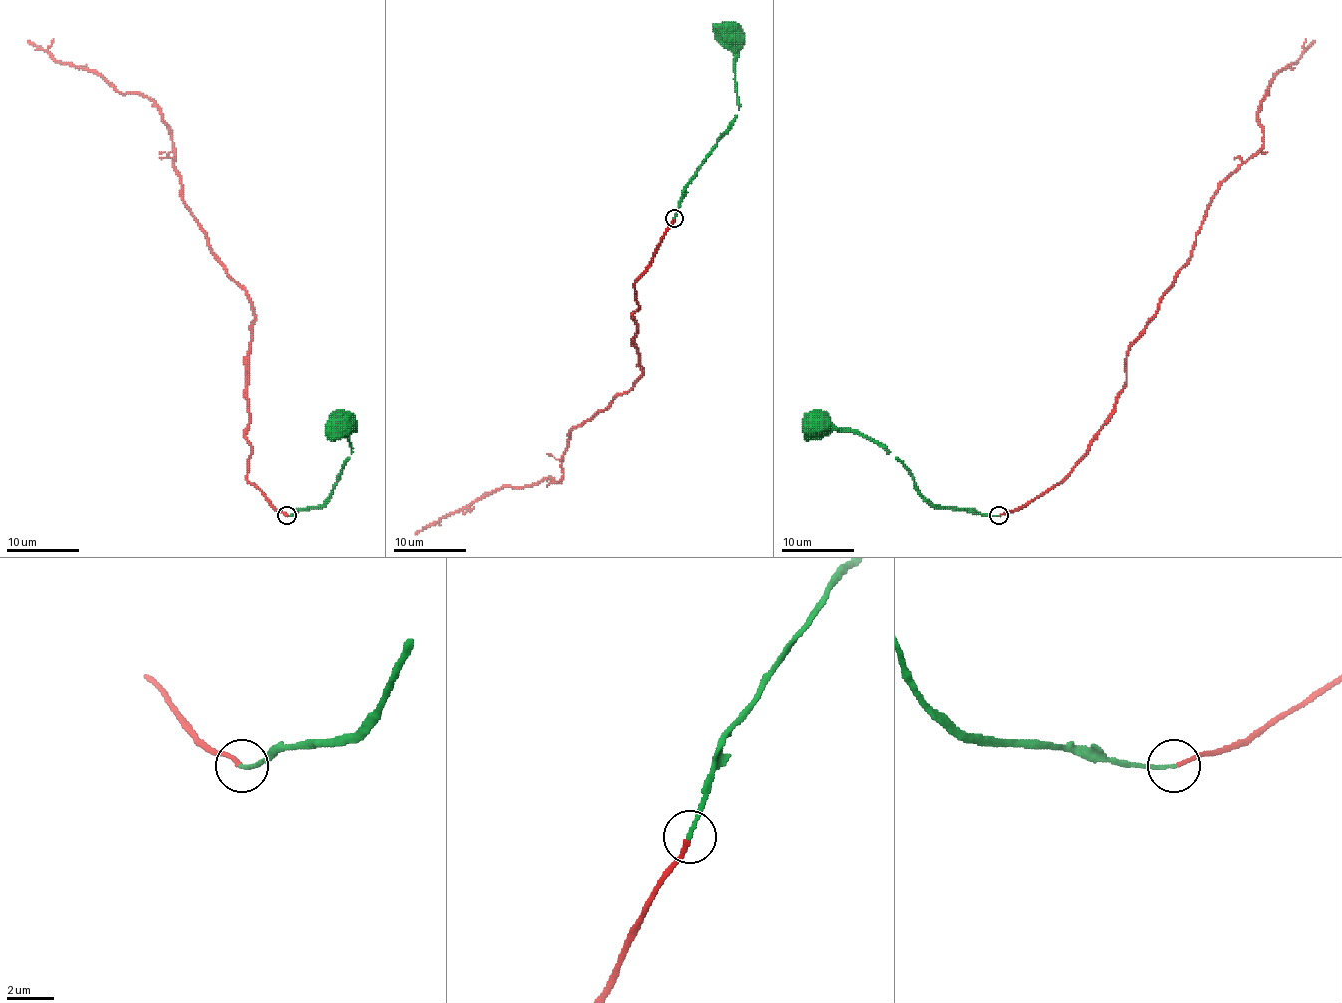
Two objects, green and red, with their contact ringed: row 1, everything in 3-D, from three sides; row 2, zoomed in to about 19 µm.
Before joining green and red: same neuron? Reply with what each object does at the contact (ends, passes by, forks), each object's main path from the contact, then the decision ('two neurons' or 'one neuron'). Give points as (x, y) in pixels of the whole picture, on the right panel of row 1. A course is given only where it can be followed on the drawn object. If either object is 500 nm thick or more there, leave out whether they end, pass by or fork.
green ends; red ends; course green (998, 516), (934, 507), (919, 492), (912, 474), (890, 452), (857, 433), (815, 426); course red (1000, 516), (1086, 452), (1126, 380), (1128, 346), (1190, 256), (1219, 185), (1261, 146), (1269, 84), (1314, 40); one neuron

